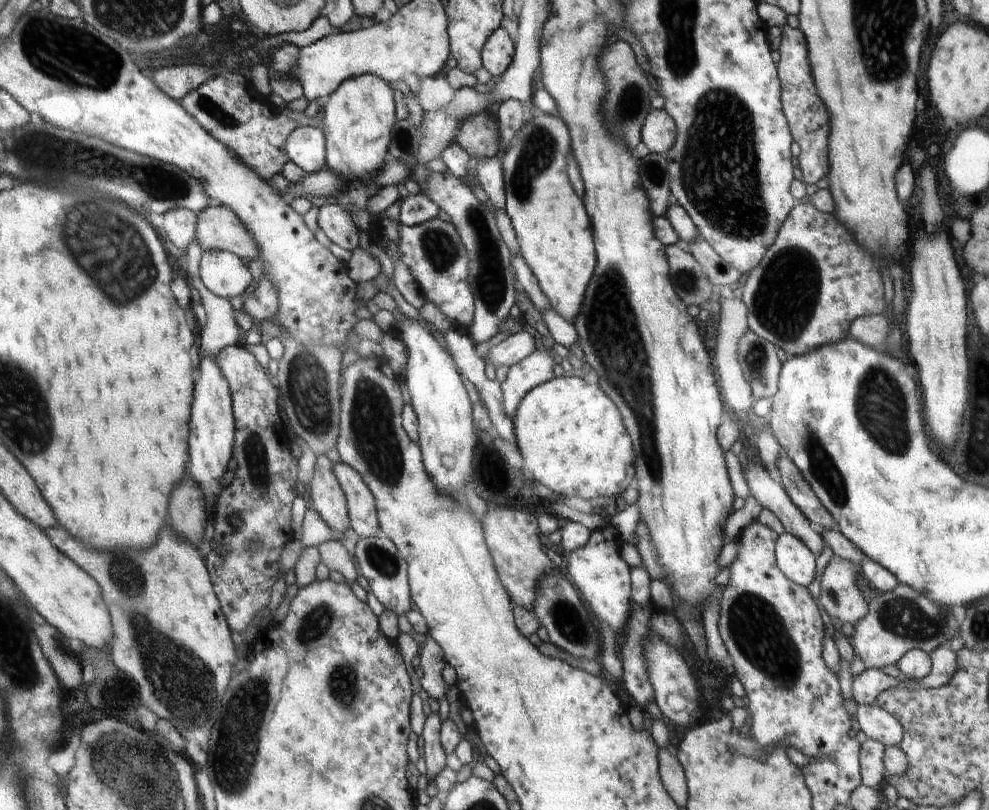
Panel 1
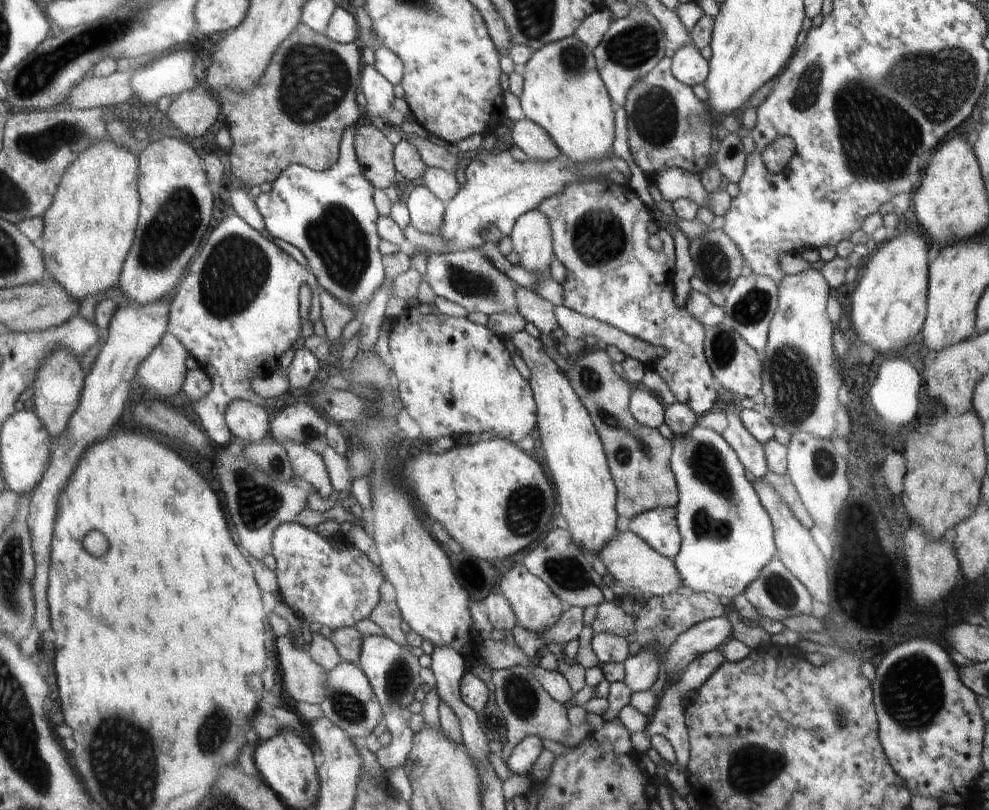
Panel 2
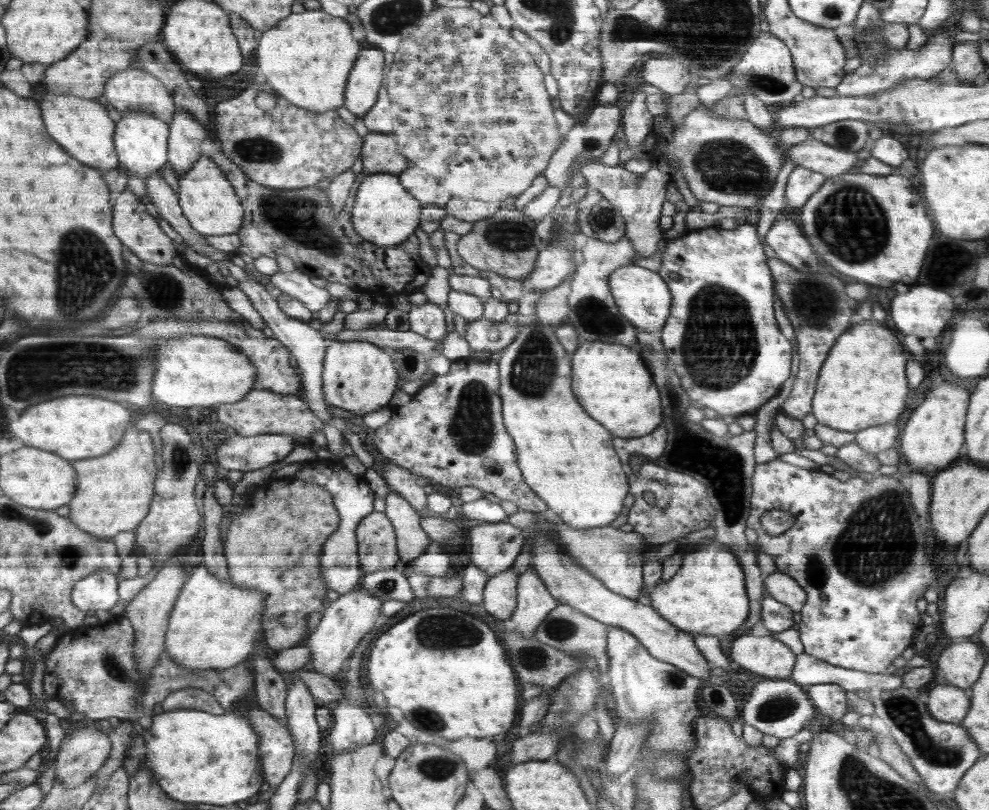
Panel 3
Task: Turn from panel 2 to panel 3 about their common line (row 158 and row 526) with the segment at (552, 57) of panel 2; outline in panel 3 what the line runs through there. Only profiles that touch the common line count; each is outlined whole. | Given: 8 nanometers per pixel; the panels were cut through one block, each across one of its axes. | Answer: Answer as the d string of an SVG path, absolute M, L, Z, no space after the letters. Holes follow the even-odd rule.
M538 321L521 324L514 342L501 350L498 363L505 428L517 447L517 463L526 484L545 500L565 525L577 529L606 527L622 510L622 500L628 496L629 477L612 446L610 431L592 420L576 402L570 388L572 356L558 344L554 330L554 326Z

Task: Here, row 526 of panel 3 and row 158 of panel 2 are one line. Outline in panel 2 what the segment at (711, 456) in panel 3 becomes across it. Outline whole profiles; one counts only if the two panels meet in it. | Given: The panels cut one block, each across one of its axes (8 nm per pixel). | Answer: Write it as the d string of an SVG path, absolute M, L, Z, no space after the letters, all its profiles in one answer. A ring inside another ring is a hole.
M724 133L720 148L714 154L712 162L729 182L738 184L743 178L746 156L742 139L736 133Z

